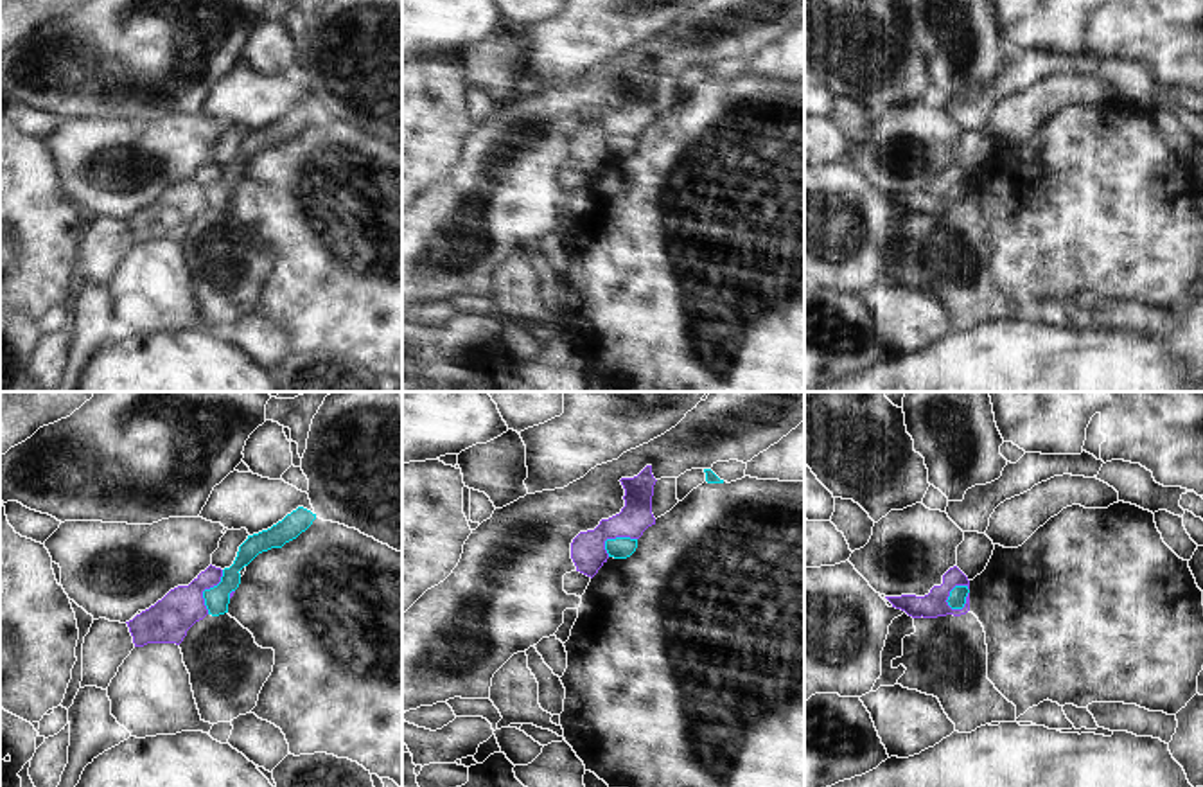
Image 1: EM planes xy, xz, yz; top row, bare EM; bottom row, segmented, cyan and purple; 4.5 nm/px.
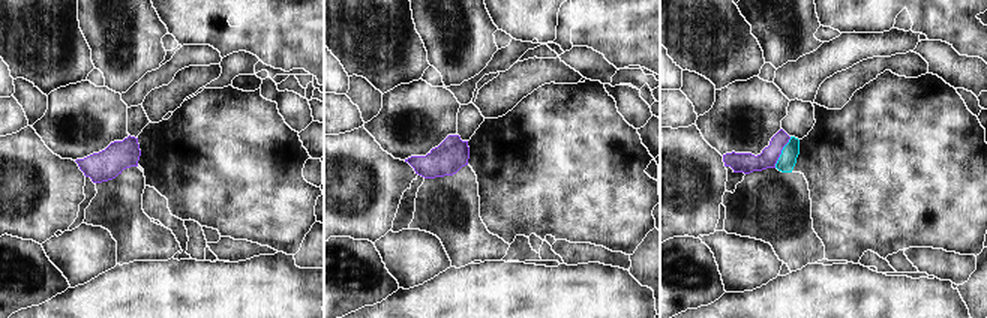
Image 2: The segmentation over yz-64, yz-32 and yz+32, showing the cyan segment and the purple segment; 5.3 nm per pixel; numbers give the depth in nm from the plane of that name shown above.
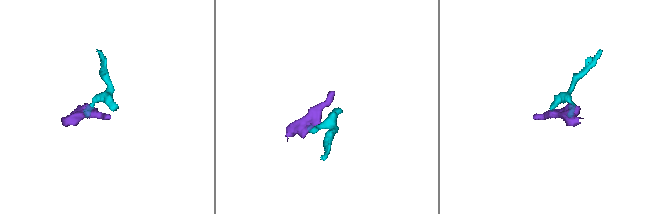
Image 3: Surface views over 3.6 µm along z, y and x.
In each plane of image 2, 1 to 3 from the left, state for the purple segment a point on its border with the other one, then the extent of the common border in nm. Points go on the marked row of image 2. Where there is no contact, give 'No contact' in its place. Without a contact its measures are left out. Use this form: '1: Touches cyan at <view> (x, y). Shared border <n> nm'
1: No contact
2: No contact
3: Touches cyan at yz+32 (782, 152). Shared border 190 nm

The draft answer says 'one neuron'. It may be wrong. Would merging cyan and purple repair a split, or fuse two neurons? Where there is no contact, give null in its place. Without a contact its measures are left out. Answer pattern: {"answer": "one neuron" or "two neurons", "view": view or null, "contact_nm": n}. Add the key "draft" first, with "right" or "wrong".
{"draft": "wrong", "answer": "two neurons", "view": "yz", "contact_nm": 140}

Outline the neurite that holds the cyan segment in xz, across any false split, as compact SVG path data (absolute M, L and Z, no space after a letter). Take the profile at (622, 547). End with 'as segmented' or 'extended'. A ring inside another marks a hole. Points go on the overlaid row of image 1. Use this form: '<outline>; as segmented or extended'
M616 537L605 541L605 550L609 557L614 559L627 559L636 552L636 548L637 548L637 539L630 537Z; as segmented

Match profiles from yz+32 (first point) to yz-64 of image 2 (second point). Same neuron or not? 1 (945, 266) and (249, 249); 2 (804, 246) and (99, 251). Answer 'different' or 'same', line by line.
1: same
2: different

